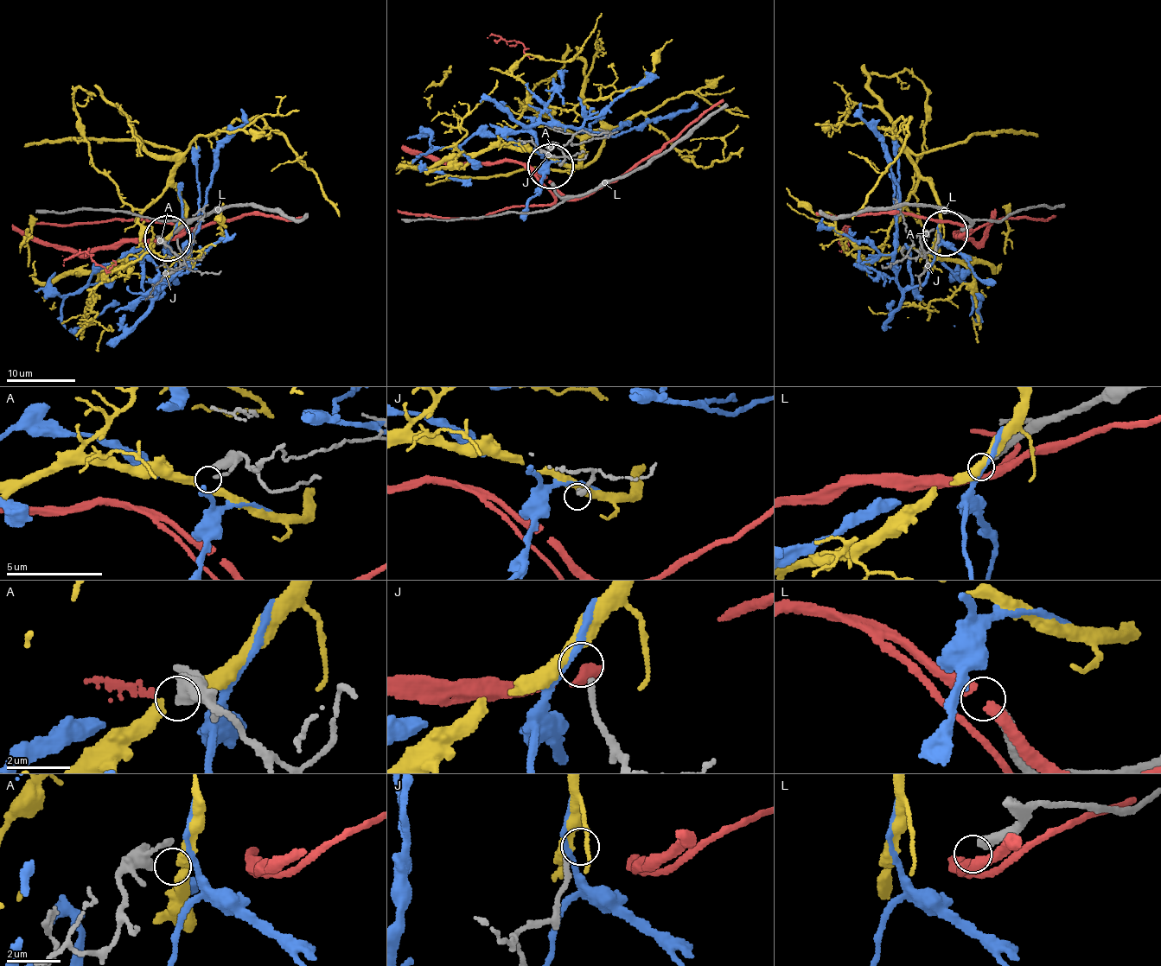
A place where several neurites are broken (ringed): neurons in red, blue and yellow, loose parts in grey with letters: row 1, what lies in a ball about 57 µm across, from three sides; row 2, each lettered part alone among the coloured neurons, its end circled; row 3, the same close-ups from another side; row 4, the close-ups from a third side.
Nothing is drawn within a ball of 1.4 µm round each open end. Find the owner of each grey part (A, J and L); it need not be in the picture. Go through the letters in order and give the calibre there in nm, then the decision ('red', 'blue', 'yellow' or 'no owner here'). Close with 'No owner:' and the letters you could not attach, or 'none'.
A: calibre 320 nm; yellow
J: calibre 180 nm; no owner here
L: calibre 360 nm; no owner here
No owner: J, L

